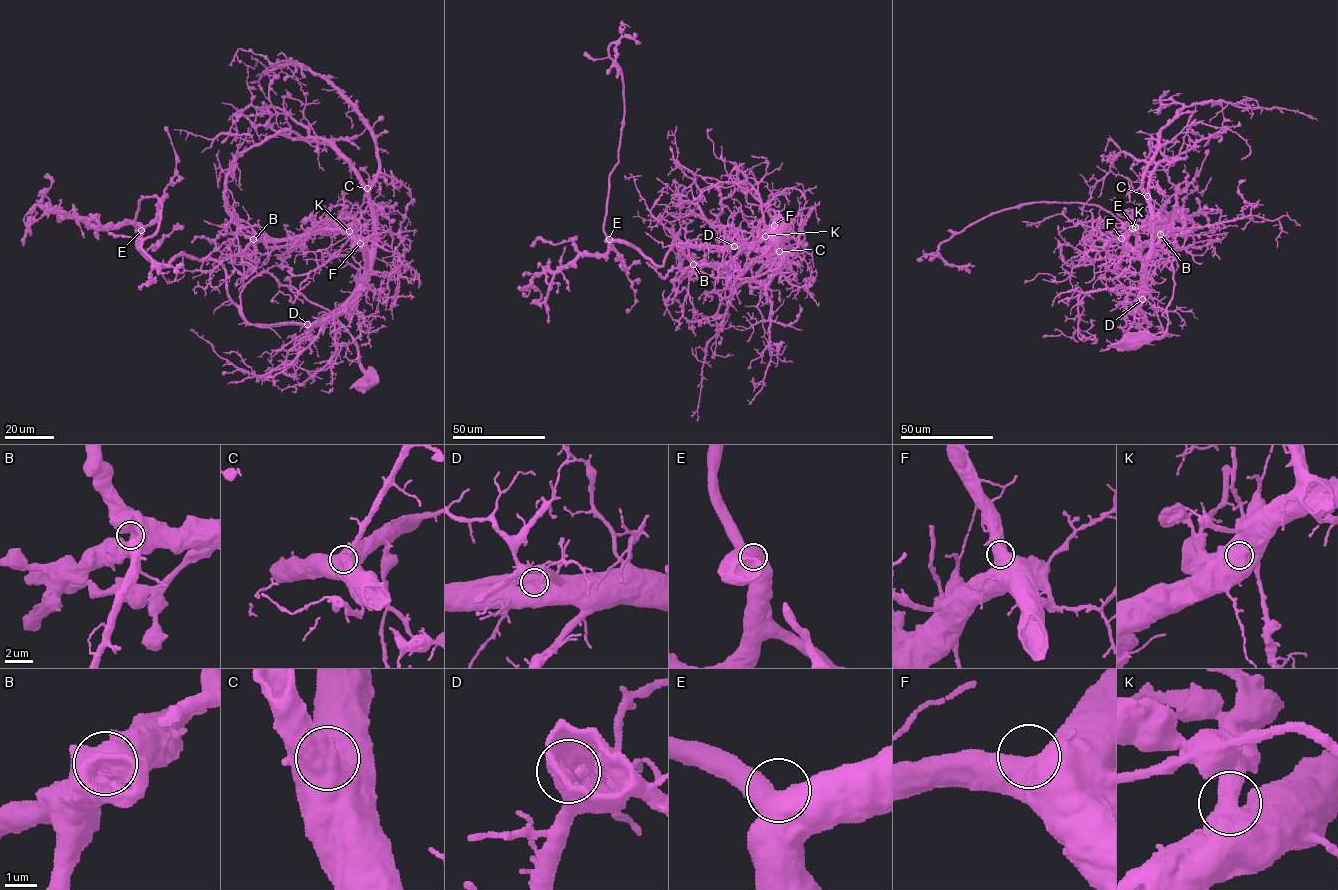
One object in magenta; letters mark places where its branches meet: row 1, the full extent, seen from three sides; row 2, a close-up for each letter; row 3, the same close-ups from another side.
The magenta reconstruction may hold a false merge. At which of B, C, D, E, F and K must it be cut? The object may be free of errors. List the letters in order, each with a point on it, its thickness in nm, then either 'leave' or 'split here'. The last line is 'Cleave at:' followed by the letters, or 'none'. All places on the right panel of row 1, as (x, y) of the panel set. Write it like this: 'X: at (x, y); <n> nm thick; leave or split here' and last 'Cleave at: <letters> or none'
B: at (1160, 234); 800 nm thick; leave
C: at (1147, 196); 850 nm thick; leave
D: at (1142, 299); 1050 nm thick; leave
E: at (1135, 227); 950 nm thick; leave
F: at (1121, 238); 900 nm thick; leave
K: at (1132, 228); 700 nm thick; leave
Cleave at: none

